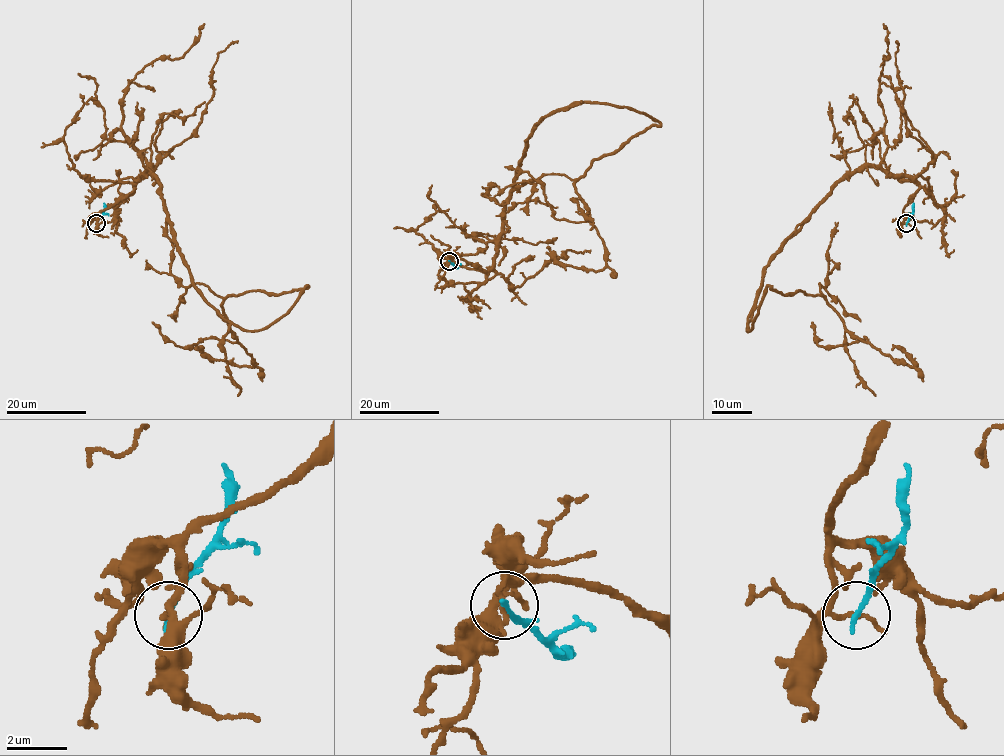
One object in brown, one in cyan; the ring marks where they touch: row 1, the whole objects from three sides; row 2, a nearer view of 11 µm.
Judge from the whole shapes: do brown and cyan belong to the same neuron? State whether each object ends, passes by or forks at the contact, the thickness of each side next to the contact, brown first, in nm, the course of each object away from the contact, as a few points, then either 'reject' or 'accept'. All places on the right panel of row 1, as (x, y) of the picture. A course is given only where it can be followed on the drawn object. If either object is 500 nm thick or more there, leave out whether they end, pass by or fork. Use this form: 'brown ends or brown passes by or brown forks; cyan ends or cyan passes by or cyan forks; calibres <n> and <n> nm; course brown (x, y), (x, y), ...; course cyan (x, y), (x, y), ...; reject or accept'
brown passes by; cyan ends; calibres 120 and 190 nm; course brown (906, 223), (918, 186), (847, 173), (770, 262), (748, 319), (769, 285), (803, 291), (891, 349); course cyan (906, 223), (913, 212), (913, 203); reject

